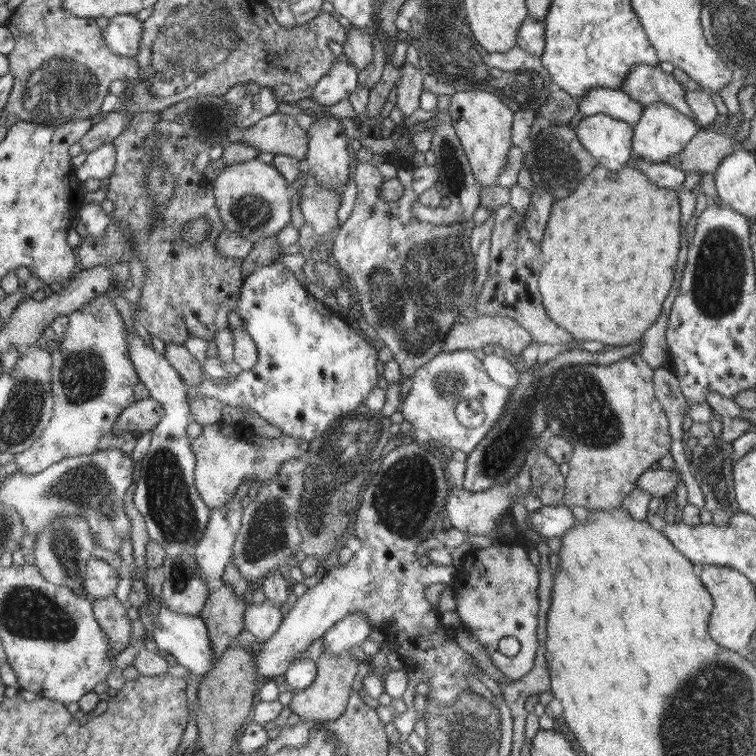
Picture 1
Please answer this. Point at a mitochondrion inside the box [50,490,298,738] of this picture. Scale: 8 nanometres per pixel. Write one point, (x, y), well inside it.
(181, 574)

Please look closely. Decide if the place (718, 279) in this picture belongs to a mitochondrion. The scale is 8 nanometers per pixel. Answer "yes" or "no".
yes

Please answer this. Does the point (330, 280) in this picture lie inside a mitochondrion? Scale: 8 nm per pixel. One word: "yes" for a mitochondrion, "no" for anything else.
no

